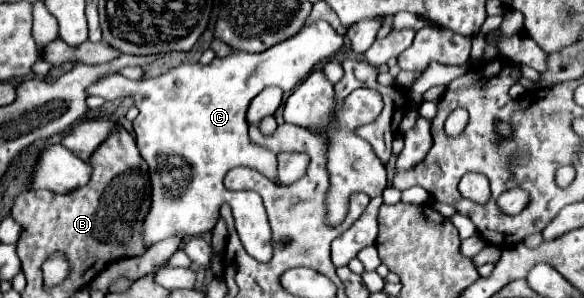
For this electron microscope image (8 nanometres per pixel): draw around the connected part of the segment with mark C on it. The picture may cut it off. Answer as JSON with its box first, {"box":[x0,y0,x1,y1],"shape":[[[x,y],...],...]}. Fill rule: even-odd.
{"box":[86,21,344,261],"shape":[[[316,21],[312,25],[306,25],[300,35],[294,35],[292,39],[286,39],[284,43],[278,43],[262,53],[244,53],[244,51],[232,51],[226,57],[214,57],[212,63],[200,65],[200,63],[184,63],[160,77],[154,79],[142,79],[142,81],[130,81],[120,75],[110,75],[100,79],[100,83],[92,83],[86,93],[88,95],[104,95],[104,85],[108,95],[132,95],[134,105],[138,107],[138,117],[134,119],[134,135],[136,145],[140,151],[140,157],[148,163],[148,177],[150,177],[150,209],[144,217],[144,231],[142,241],[146,247],[152,247],[164,239],[170,237],[190,237],[190,235],[204,235],[210,233],[220,219],[220,207],[228,203],[232,207],[234,219],[236,219],[236,231],[244,239],[244,249],[248,255],[252,255],[256,261],[268,261],[272,257],[272,231],[268,227],[266,211],[262,205],[260,195],[254,191],[230,191],[224,187],[224,175],[232,167],[250,167],[256,171],[262,171],[268,179],[276,179],[276,155],[272,151],[256,147],[248,139],[248,121],[246,111],[250,101],[266,87],[276,85],[284,93],[292,91],[310,71],[316,63],[332,57],[342,49],[344,37],[334,31],[334,27],[326,21]]]}

